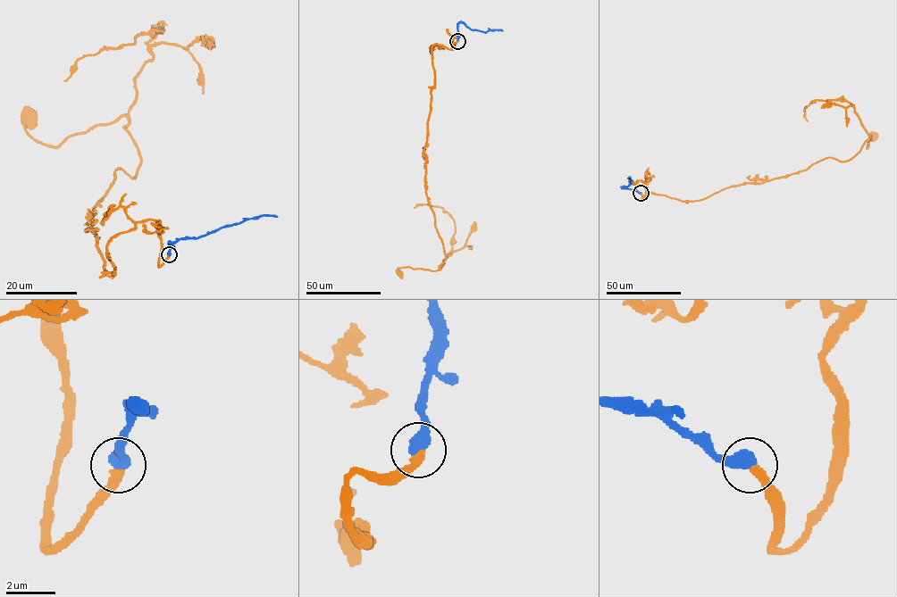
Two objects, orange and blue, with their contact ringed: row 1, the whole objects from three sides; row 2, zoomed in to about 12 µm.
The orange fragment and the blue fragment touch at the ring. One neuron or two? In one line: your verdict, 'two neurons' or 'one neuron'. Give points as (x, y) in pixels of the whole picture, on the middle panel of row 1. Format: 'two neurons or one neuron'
two neurons

